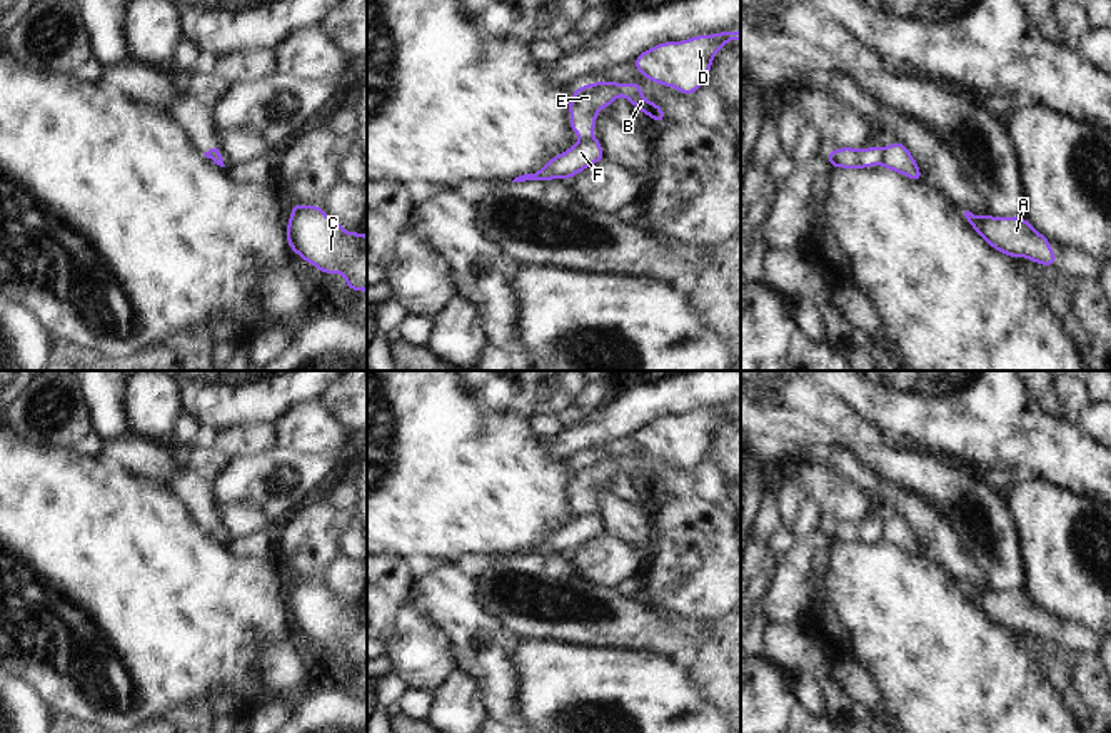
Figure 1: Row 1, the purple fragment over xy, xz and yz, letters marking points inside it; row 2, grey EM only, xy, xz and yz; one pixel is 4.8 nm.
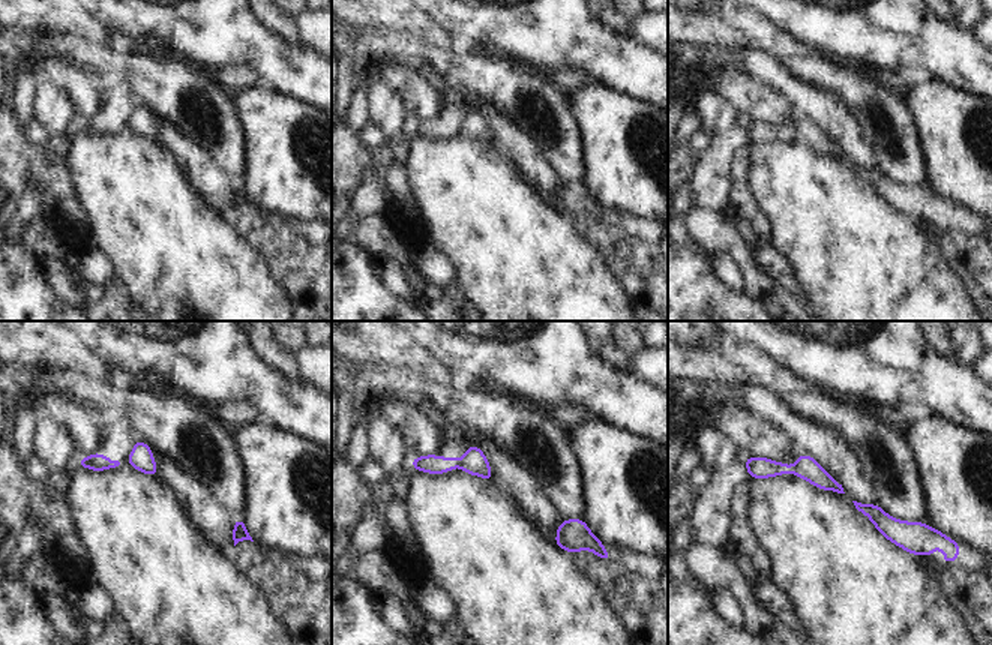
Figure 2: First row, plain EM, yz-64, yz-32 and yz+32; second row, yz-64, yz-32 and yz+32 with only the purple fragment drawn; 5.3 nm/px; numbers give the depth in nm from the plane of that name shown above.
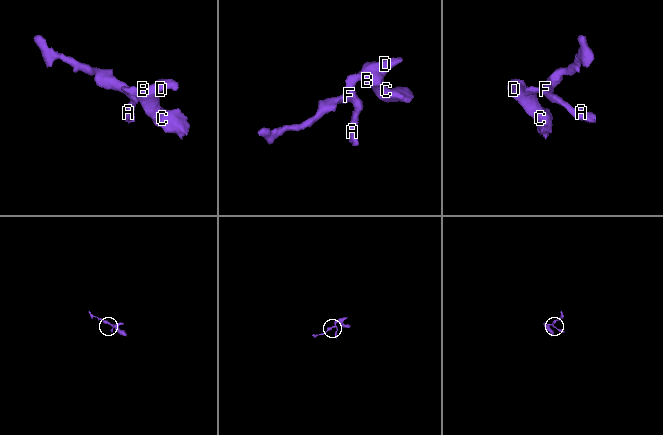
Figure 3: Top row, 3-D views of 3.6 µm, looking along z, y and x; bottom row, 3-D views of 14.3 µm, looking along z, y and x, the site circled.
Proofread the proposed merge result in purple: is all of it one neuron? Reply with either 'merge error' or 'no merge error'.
merge error

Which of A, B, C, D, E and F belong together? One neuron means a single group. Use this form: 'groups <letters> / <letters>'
groups A F / B C D E

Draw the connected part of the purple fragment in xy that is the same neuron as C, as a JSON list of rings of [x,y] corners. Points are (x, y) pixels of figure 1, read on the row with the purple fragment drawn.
[[[299,202],[292,207],[285,234],[290,250],[315,265],[324,277],[329,272],[344,274],[345,286],[350,291],[367,292],[367,235],[359,230],[349,234],[345,227],[334,222],[322,207],[302,205]]]

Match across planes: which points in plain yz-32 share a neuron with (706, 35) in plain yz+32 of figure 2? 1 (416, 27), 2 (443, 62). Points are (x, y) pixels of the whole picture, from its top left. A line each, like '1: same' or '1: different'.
1: different
2: same

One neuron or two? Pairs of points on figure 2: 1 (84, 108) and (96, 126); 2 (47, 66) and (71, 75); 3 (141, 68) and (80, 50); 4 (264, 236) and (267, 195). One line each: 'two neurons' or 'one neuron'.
1: two neurons
2: one neuron
3: one neuron
4: two neurons

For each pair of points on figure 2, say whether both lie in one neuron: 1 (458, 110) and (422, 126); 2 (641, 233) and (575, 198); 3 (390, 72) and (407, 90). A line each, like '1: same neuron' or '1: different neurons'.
1: same neuron
2: same neuron
3: same neuron

